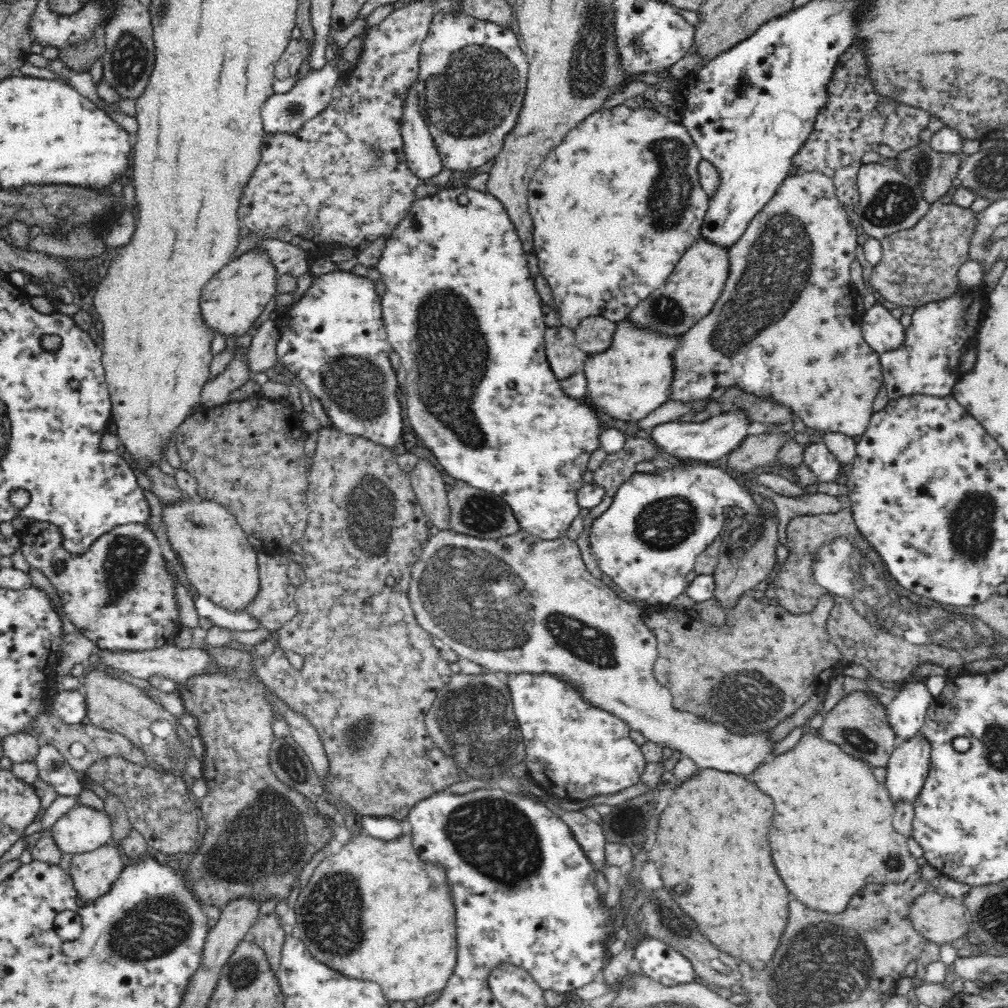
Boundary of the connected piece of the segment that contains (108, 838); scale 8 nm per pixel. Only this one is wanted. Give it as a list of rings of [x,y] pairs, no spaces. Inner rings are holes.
[[[74,804],[51,827],[50,834],[64,853],[81,853],[112,843],[114,820],[104,808]]]

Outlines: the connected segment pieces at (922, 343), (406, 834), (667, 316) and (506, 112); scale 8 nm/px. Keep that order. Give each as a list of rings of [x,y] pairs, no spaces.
[[[958,282],[954,292],[947,297],[931,299],[917,307],[911,315],[910,326],[906,328],[903,346],[889,353],[878,353],[889,400],[911,394],[937,397],[952,394],[962,378],[960,358],[968,348],[976,348],[988,304],[988,292],[982,285],[964,287]]]
[[[406,828],[396,838],[386,840],[370,835],[351,835],[350,842],[344,844],[337,854],[331,854],[323,859],[308,878],[306,886],[298,894],[298,900],[294,904],[293,911],[296,914],[296,924],[293,926],[292,935],[299,938],[309,950],[309,953],[321,963],[334,970],[350,975],[352,978],[372,980],[378,982],[384,990],[384,996],[392,1001],[417,1000],[428,994],[440,992],[454,972],[458,951],[457,951],[457,930],[456,930],[456,905],[452,889],[450,889],[449,872],[445,866],[438,862],[427,862],[420,851],[414,846],[412,833]]]
[[[701,237],[677,262],[677,268],[646,300],[629,314],[642,327],[653,327],[667,335],[681,335],[706,316],[726,286],[730,272],[729,248]]]
[[[436,12],[428,25],[427,35],[421,42],[421,51],[419,56],[419,71],[418,78],[416,78],[416,90],[418,91],[419,106],[423,120],[428,125],[429,132],[431,133],[434,147],[436,148],[439,157],[441,158],[443,167],[452,171],[470,171],[478,167],[482,167],[496,157],[497,154],[503,150],[505,139],[509,137],[511,131],[518,123],[518,118],[522,107],[524,105],[524,98],[528,80],[528,57],[522,52],[522,48],[518,46],[516,33],[510,28],[504,28],[502,24],[496,24],[490,20],[480,20],[480,18],[462,12]]]

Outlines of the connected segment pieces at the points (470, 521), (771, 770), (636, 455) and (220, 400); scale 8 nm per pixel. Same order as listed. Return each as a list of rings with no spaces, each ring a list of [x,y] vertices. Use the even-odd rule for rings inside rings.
[[[456,481],[447,497],[450,505],[450,528],[456,533],[474,535],[478,538],[498,538],[513,535],[521,530],[510,506],[493,492],[478,490],[465,482]]]
[[[807,731],[800,738],[799,742],[784,754],[778,754],[768,760],[766,766],[760,766],[752,778],[758,784],[758,788],[762,792],[766,792],[768,796],[772,796],[776,810],[774,810],[774,820],[770,826],[770,846],[772,846],[772,858],[776,862],[776,868],[782,876],[782,880],[786,882],[788,890],[806,906],[810,906],[814,910],[819,910],[827,913],[839,913],[847,904],[848,901],[854,896],[854,893],[866,883],[891,883],[891,882],[904,882],[906,879],[915,877],[916,871],[919,869],[917,859],[910,853],[906,843],[907,838],[900,832],[896,832],[893,822],[893,802],[887,789],[886,784],[878,782],[874,776],[872,766],[864,759],[856,758],[845,750],[842,750],[840,745],[834,744],[820,736],[813,731]]]
[[[642,437],[626,439],[622,449],[607,454],[602,464],[592,473],[593,483],[601,486],[605,494],[613,498],[621,482],[624,482],[633,472],[636,464],[661,456],[650,441]]]
[[[236,358],[219,374],[208,380],[201,391],[202,407],[214,408],[230,401],[230,394],[251,380],[244,358]]]

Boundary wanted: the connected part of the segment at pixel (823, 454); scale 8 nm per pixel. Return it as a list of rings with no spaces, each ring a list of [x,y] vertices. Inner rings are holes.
[[[824,442],[809,444],[803,460],[812,469],[818,482],[836,483],[844,468]]]

